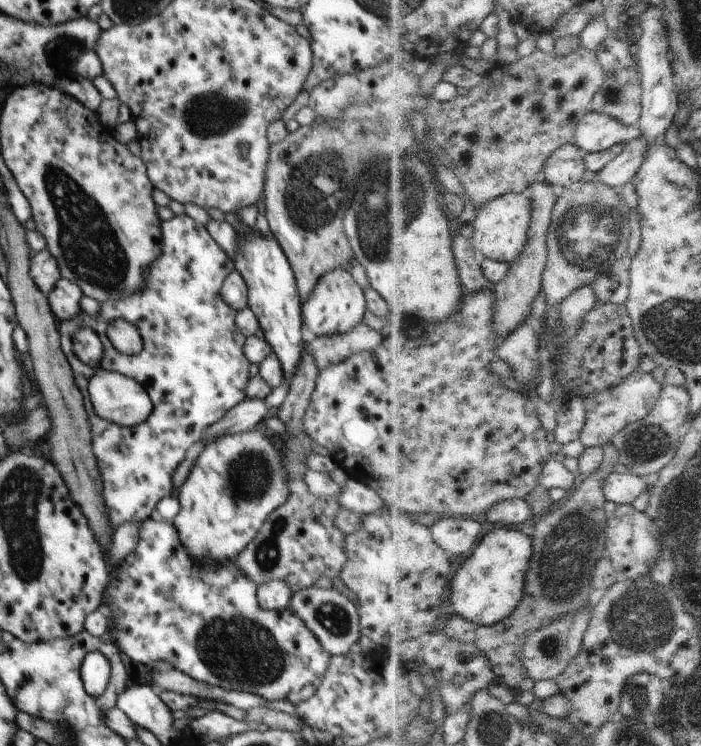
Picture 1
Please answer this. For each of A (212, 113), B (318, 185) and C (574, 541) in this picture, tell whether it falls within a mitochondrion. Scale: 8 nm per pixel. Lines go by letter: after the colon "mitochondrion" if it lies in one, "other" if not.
A: mitochondrion
B: mitochondrion
C: mitochondrion

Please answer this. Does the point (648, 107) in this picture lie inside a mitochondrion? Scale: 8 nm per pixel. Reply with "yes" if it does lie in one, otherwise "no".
no

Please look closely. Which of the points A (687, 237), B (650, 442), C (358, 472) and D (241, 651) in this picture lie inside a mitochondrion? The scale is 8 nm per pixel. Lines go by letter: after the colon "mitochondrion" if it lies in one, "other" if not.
A: other
B: mitochondrion
C: other
D: mitochondrion

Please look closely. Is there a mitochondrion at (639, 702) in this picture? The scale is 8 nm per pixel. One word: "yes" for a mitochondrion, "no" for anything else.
yes

